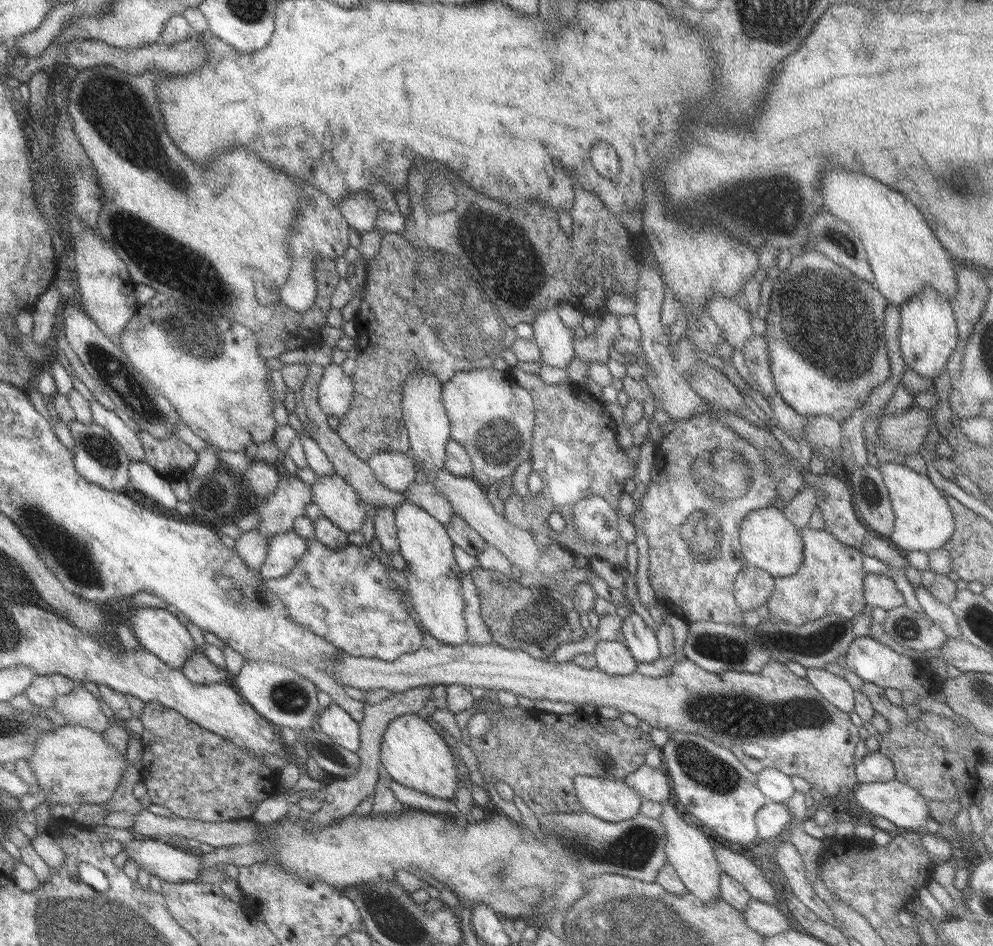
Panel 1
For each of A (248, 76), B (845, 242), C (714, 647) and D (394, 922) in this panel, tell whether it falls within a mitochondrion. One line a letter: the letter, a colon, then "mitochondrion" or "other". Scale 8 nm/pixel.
A: other
B: mitochondrion
C: mitochondrion
D: mitochondrion

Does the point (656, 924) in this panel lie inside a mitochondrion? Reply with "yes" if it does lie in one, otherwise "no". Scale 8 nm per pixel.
yes

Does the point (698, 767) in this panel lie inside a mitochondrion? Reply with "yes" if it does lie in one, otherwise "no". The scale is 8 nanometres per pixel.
yes

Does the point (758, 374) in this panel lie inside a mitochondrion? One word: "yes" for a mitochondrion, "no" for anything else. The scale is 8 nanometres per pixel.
no

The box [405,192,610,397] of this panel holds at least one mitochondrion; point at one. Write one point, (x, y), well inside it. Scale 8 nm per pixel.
(458, 312)

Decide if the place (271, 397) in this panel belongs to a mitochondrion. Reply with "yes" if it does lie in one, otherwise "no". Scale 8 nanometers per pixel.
no

